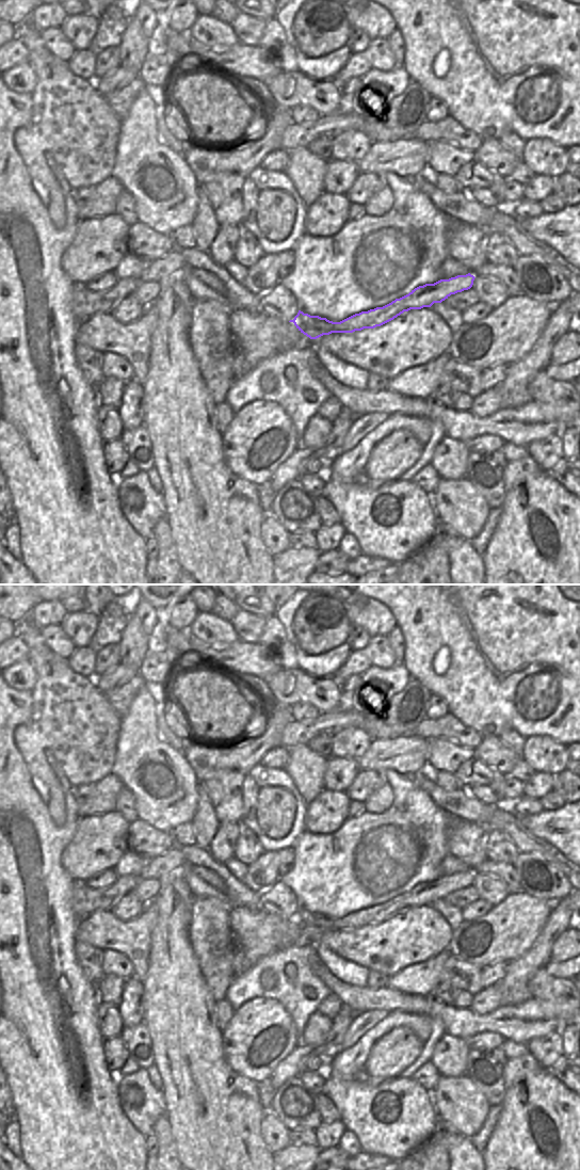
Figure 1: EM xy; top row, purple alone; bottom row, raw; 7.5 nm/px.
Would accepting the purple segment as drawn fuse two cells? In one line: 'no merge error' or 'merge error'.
merge error

